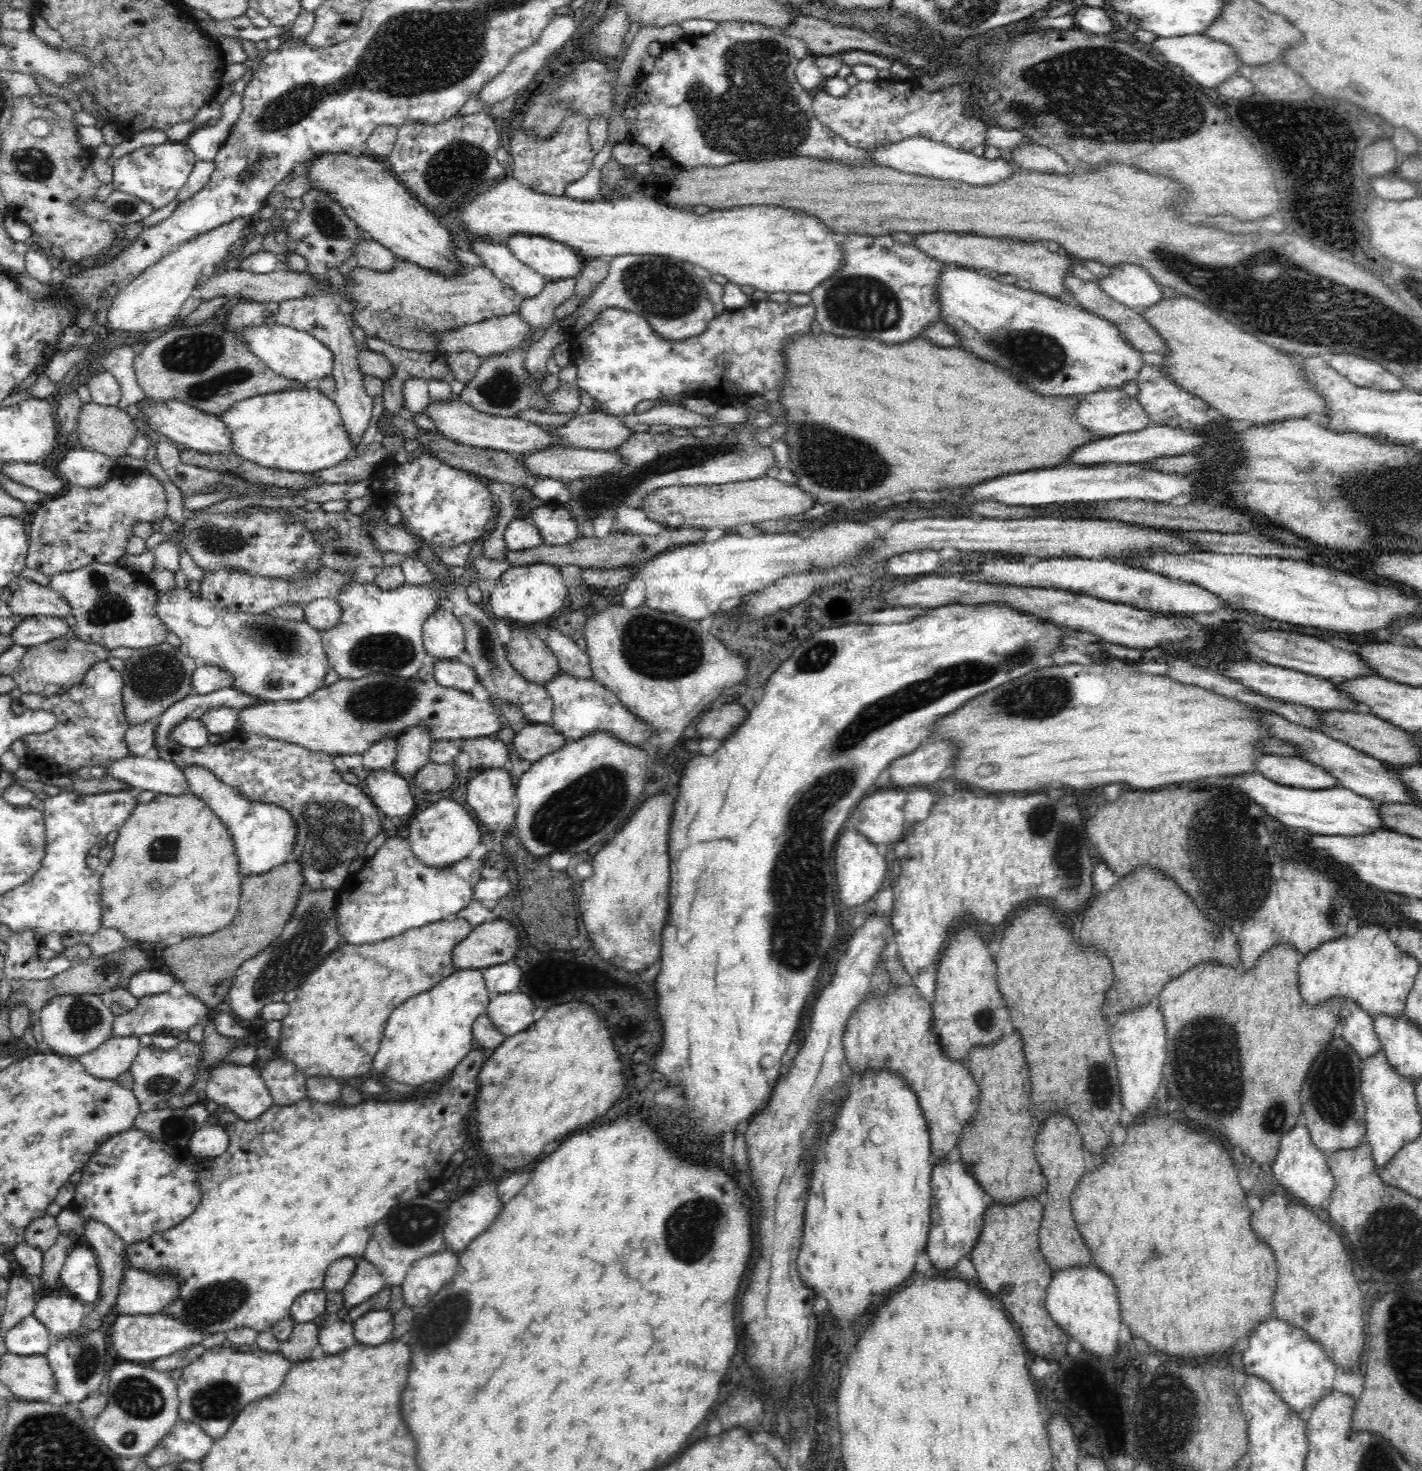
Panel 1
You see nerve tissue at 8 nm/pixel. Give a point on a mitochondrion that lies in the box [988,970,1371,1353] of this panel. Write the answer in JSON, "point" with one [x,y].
{"point":[1214,1090]}

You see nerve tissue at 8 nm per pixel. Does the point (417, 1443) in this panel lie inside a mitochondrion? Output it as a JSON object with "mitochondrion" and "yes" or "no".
{"mitochondrion":"no"}

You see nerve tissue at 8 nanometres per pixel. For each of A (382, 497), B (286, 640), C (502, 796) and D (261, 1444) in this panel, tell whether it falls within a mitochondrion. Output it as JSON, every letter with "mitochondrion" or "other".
{"A":"other","B":"mitochondrion","C":"other","D":"other"}

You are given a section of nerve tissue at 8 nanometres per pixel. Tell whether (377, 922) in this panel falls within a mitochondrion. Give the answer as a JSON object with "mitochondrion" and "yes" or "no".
{"mitochondrion":"no"}

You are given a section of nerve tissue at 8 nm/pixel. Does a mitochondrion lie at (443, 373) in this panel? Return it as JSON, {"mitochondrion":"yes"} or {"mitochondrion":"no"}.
{"mitochondrion":"no"}

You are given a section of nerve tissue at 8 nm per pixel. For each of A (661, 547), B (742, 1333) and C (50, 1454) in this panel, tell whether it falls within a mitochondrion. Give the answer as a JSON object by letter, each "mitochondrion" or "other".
{"A":"other","B":"other","C":"mitochondrion"}

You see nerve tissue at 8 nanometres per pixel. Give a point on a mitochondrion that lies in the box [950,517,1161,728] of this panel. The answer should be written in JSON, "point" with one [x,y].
{"point":[1041,698]}

